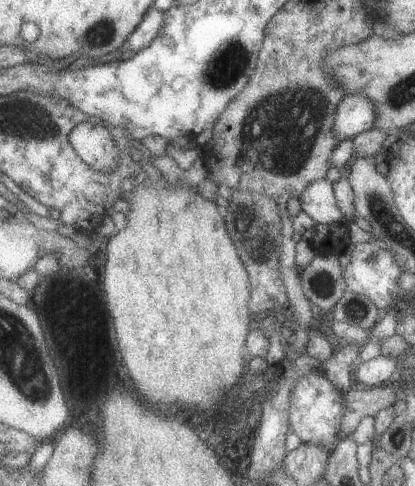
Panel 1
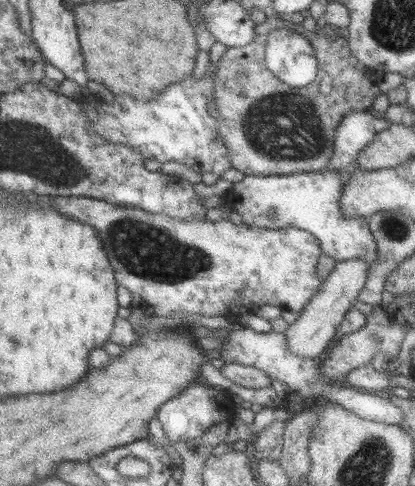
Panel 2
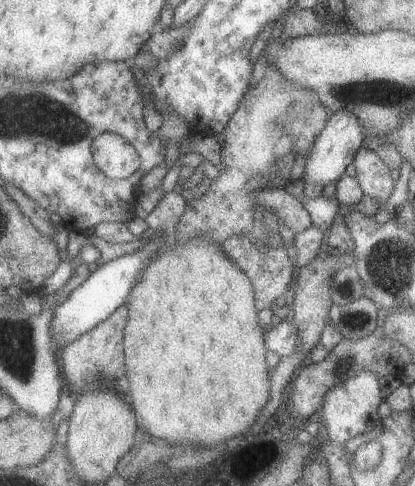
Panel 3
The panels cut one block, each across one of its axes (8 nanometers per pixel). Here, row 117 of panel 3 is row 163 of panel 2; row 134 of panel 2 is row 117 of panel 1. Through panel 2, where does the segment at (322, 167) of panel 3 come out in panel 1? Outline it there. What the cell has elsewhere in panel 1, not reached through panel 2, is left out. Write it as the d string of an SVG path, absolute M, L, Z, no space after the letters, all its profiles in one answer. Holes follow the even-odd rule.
M363 94L347 96L339 106L339 116L335 120L335 130L339 142L345 138L355 140L359 134L377 128L377 106L371 98Z

